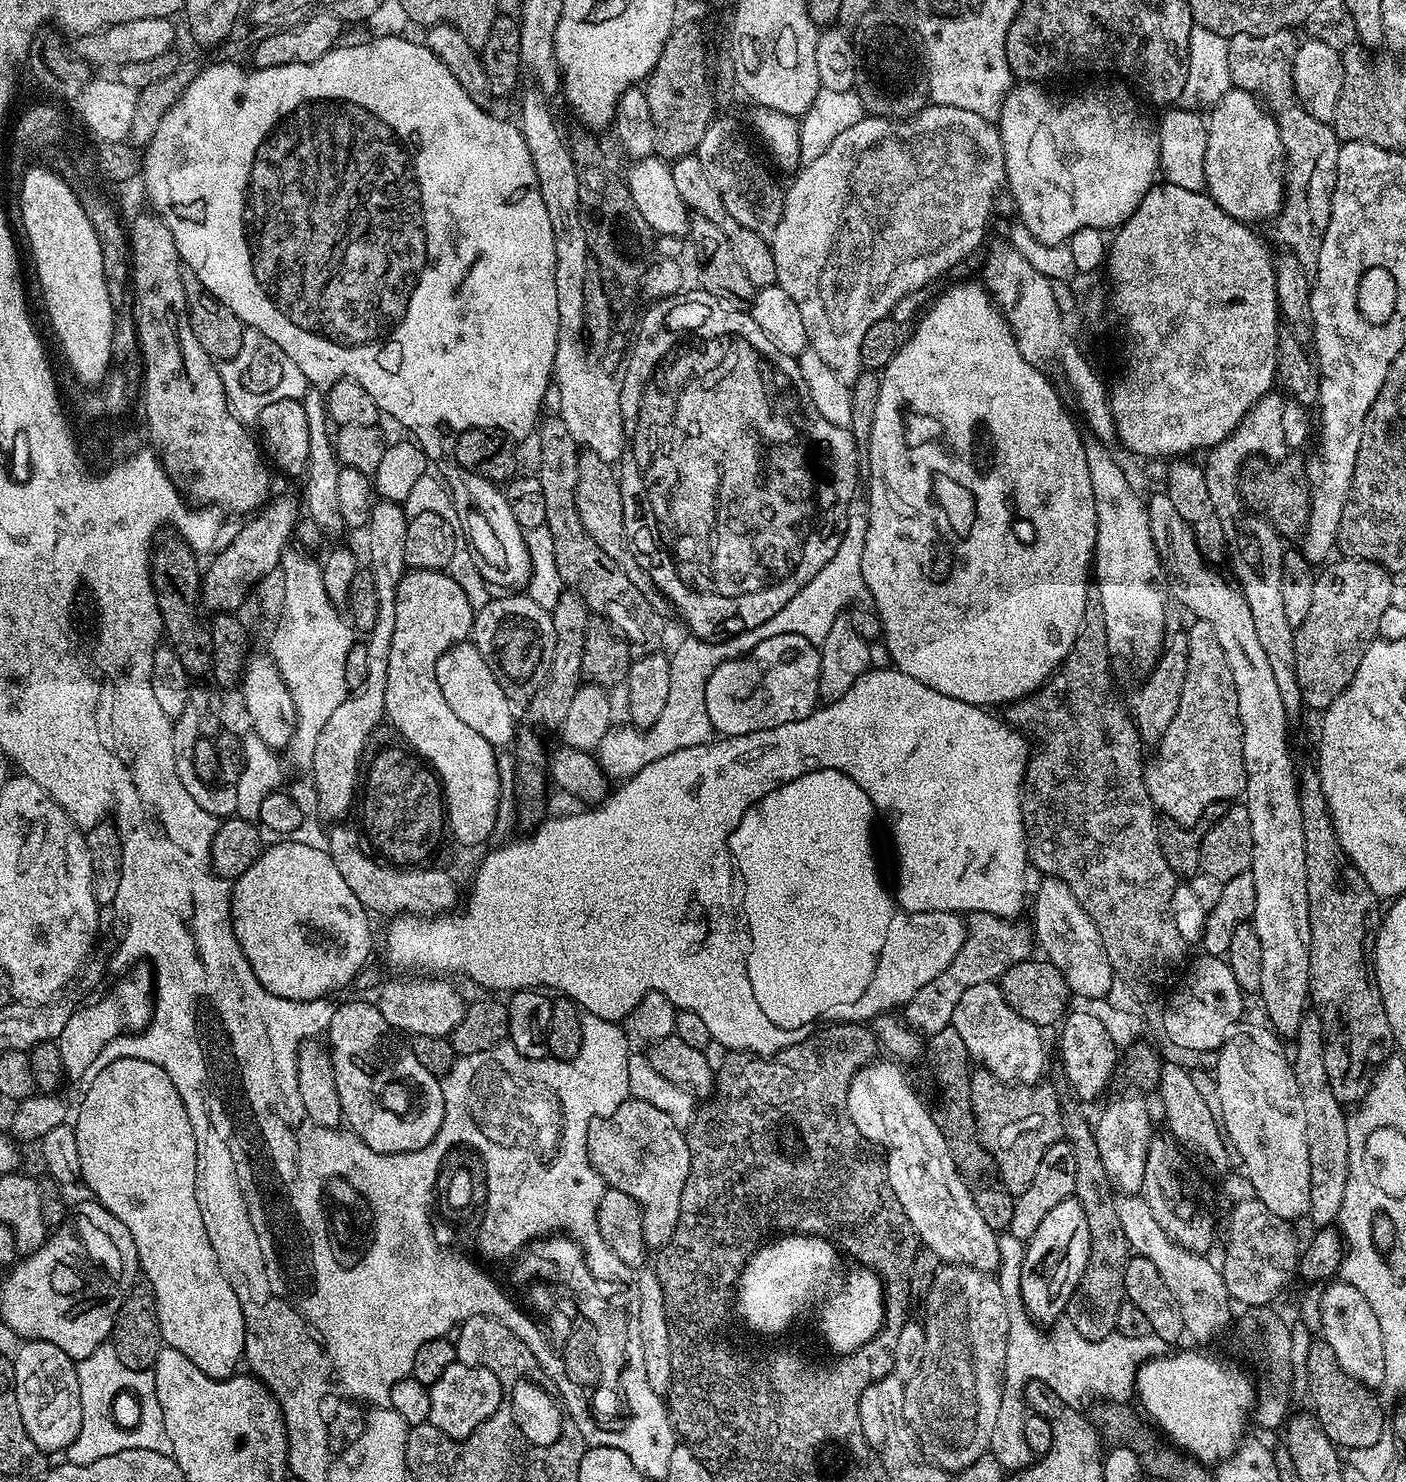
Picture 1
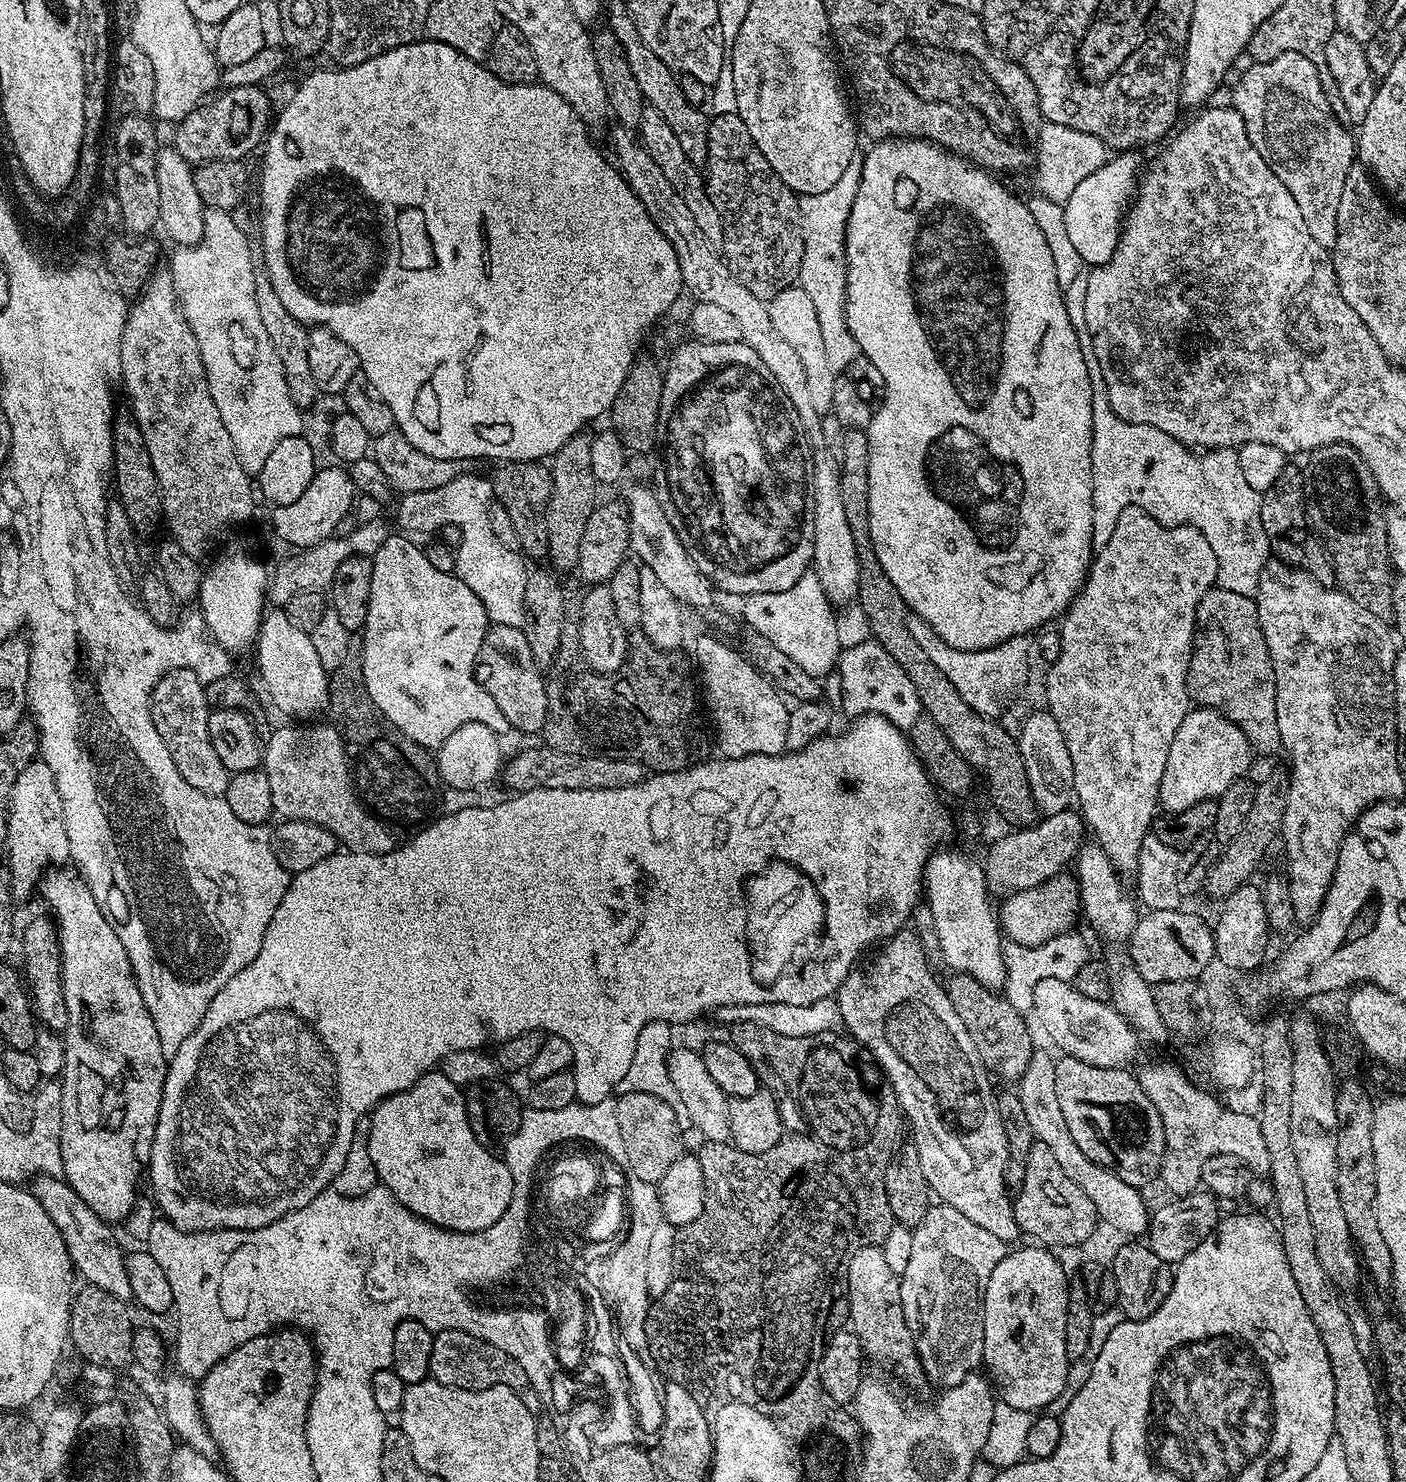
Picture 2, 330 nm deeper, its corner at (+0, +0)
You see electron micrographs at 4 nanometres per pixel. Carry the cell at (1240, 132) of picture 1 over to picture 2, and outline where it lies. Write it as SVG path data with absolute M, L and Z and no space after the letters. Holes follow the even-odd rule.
M1287 52L1278 54L1278 58L1270 62L1253 63L1250 70L1239 73L1238 79L1240 81L1233 87L1232 107L1242 114L1254 150L1262 154L1273 174L1283 182L1286 190L1290 190L1294 202L1298 202L1298 210L1302 210L1310 234L1322 247L1331 250L1338 234L1338 202L1342 202L1342 186L1346 186L1346 178L1358 156L1353 133L1348 133L1330 110L1330 102L1326 102L1326 94L1322 94L1322 82L1318 82L1318 70L1314 70L1314 62L1302 54Z

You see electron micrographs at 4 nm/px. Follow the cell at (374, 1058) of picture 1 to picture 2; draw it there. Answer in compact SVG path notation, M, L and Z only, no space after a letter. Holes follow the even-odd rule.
M439 1070L425 1072L418 1078L418 1082L414 1082L412 1088L396 1092L393 1096L387 1096L381 1104L377 1104L372 1109L367 1125L370 1162L374 1162L377 1181L383 1187L388 1188L390 1194L394 1194L394 1198L399 1204L406 1206L421 1220L427 1220L429 1224L434 1224L437 1228L446 1228L450 1232L485 1232L487 1228L494 1226L494 1222L498 1222L498 1218L502 1218L502 1214L506 1214L506 1206L510 1206L510 1198L512 1197L512 1171L508 1169L507 1164L497 1153L495 1156L494 1153L484 1149L487 1147L474 1134L468 1121L461 1085L450 1082L450 1078L446 1078L444 1072Z

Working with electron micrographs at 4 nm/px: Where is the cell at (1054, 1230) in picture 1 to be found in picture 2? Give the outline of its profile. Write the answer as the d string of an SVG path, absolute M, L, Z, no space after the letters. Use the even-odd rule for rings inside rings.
M1044 1246L1009 1251L994 1266L984 1291L984 1363L987 1375L1003 1403L1036 1414L1047 1409L1066 1386L1070 1361L1066 1354L1066 1314L1070 1279L1056 1261L1057 1253Z

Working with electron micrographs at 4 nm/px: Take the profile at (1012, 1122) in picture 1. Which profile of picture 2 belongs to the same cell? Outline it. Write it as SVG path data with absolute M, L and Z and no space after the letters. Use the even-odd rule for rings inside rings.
M957 972L946 980L946 991L950 998L950 1006L958 1010L958 1018L966 1026L970 1034L970 1042L980 1055L980 1062L993 1077L1001 1076L1004 1080L1019 1081L1020 1075L1028 1069L1028 1063L1034 1051L1032 1036L1028 1033L1025 1013L1020 1012L1009 1002L1007 996L999 991L982 986L978 978L970 978L970 974Z

